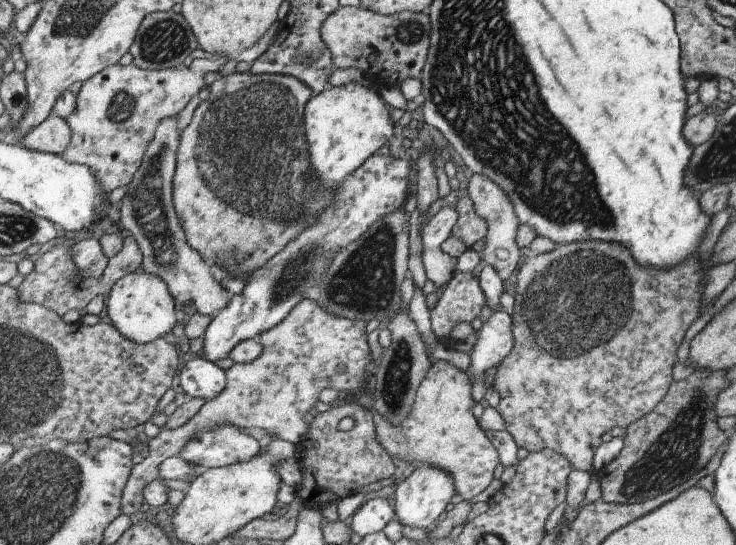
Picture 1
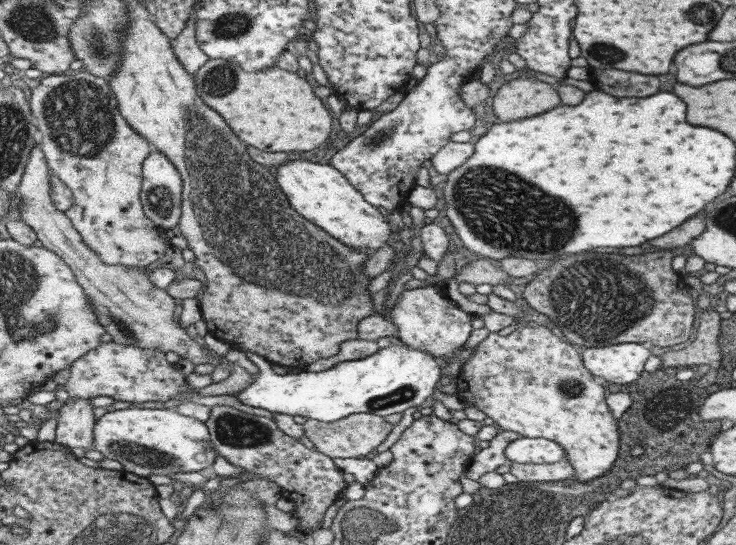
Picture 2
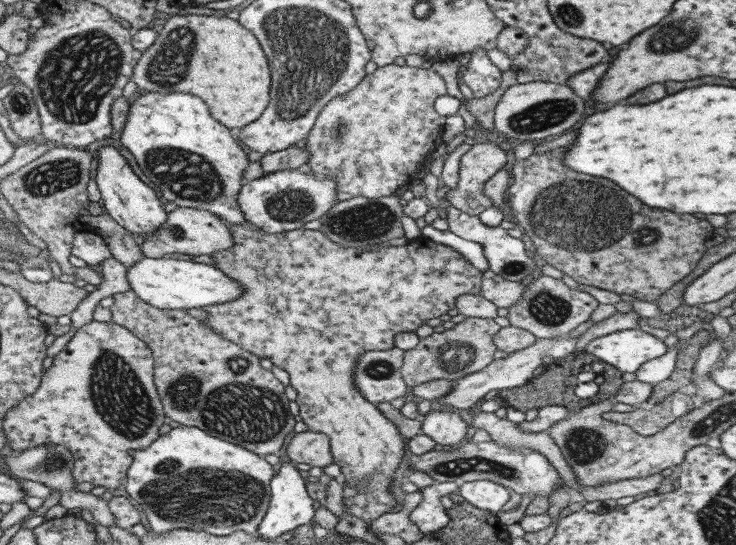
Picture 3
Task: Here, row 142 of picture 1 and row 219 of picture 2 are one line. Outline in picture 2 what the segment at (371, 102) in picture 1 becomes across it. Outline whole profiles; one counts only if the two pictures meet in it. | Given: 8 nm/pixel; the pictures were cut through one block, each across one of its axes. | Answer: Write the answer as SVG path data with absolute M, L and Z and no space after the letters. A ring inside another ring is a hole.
M289 160L277 166L275 180L281 192L297 214L329 234L331 238L361 251L369 258L391 235L389 225L374 206L371 206L330 164Z

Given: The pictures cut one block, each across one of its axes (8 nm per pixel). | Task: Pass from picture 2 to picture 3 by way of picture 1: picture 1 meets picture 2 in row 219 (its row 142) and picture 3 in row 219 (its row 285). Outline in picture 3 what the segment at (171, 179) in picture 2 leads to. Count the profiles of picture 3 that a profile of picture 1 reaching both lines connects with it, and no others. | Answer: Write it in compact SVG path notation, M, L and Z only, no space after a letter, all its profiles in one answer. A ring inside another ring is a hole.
M176 207L167 213L167 218L156 228L148 238L141 242L143 257L159 258L169 255L169 252L189 254L212 255L213 253L225 250L233 245L232 237L228 230L228 224L215 214L207 210L195 210L194 208Z

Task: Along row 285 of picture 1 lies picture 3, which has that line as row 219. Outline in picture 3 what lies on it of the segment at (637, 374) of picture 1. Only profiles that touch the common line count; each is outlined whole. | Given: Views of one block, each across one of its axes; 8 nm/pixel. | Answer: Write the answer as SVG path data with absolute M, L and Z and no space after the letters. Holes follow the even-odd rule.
M558 147L542 154L531 154L526 159L517 158L511 168L513 182L506 189L505 206L511 208L527 243L534 248L541 263L547 263L563 274L574 277L578 284L616 294L626 293L629 298L648 302L693 270L706 250L703 242L714 235L713 226L709 226L705 220L697 220L691 214L649 210L641 204L635 204L635 212L629 212L629 194L625 194L619 186L613 186L613 182L605 178L575 174L575 170L565 168L565 149Z

